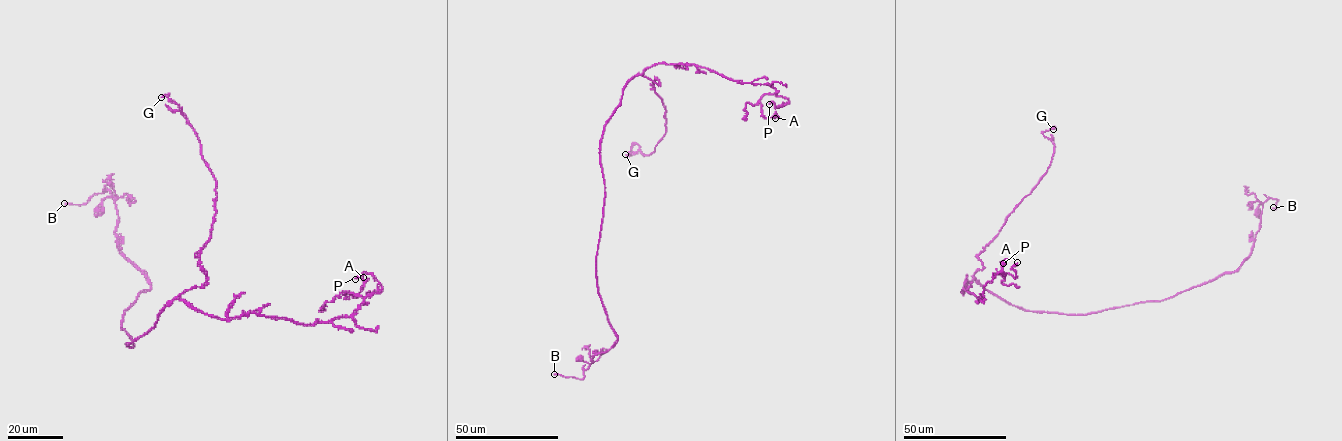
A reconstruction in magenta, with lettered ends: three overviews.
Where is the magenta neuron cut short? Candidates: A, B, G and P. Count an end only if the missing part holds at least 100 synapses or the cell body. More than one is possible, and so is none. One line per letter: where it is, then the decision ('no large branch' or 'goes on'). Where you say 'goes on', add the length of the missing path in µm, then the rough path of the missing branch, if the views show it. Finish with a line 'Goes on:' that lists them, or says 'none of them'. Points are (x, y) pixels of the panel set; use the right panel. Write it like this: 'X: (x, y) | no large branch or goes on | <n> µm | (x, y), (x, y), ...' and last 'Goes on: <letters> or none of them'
A: (1017, 262) | no large branch
B: (1273, 207) | goes on | 35 µm | (1273, 207), (1268, 202), (1277, 232)
G: (1053, 129) | no large branch
P: (1003, 263) | no large branch
Goes on: B

